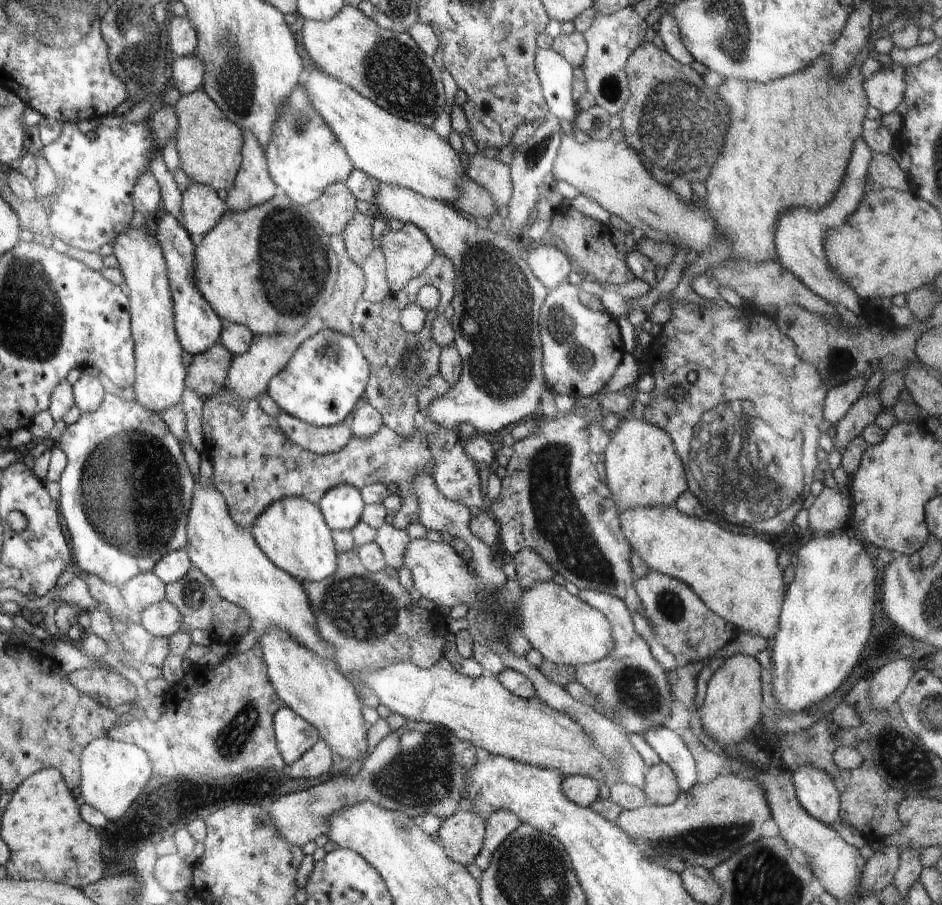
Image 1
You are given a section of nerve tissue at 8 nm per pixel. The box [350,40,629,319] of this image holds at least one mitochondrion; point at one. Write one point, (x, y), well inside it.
(611, 89)

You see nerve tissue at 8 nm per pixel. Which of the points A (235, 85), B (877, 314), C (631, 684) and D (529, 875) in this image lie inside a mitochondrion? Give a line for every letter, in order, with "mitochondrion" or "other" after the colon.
A: mitochondrion
B: other
C: mitochondrion
D: mitochondrion

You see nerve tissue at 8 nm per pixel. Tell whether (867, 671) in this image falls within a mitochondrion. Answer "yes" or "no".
no

